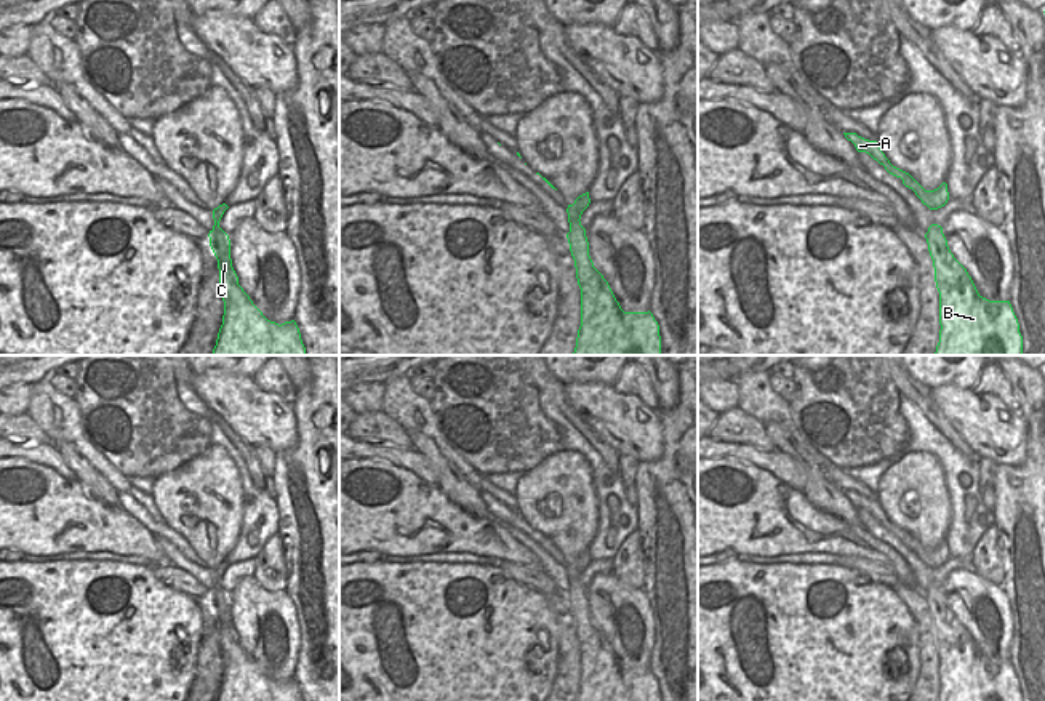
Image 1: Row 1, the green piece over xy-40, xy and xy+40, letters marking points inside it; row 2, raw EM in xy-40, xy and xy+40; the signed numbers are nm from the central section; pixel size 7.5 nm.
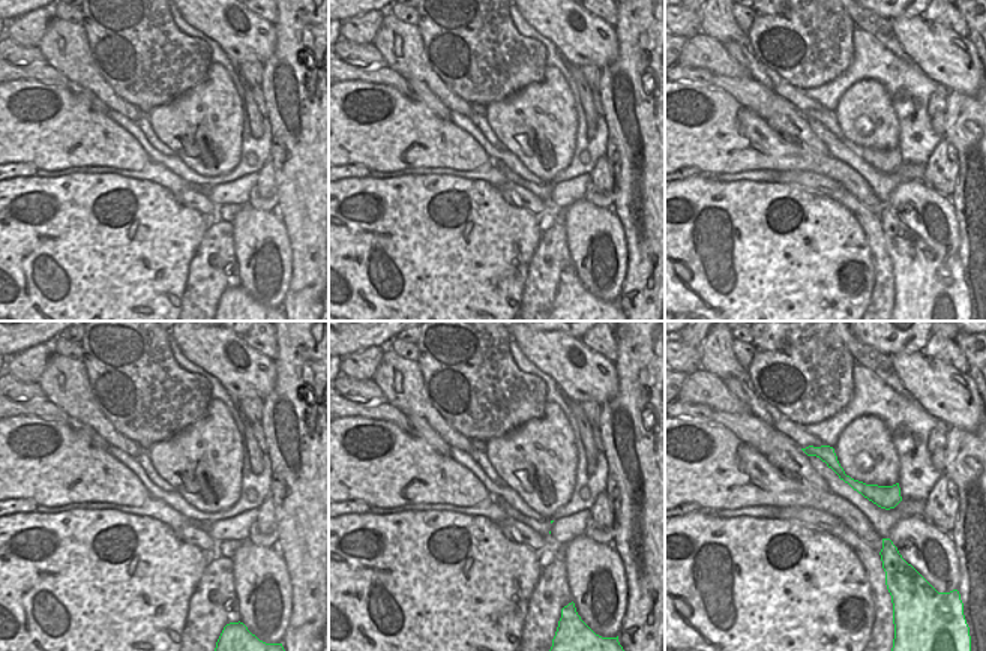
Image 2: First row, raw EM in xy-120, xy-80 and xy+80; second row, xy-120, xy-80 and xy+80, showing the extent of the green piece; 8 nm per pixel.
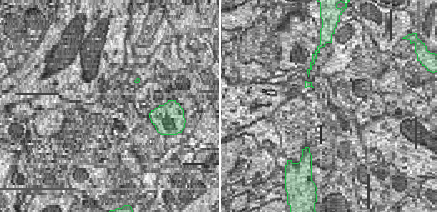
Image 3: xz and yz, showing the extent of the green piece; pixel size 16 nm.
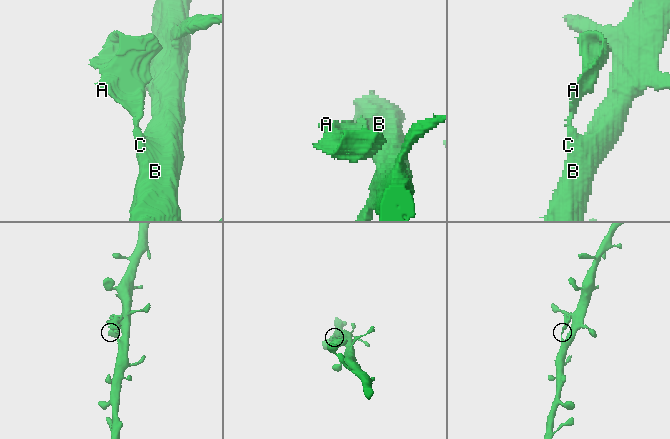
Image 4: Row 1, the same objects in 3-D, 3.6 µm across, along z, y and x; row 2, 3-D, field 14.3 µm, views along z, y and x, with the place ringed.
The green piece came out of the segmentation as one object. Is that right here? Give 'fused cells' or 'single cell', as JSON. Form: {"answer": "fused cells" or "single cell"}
{"answer": "fused cells"}

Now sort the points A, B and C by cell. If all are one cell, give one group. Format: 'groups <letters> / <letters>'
groups A / B C

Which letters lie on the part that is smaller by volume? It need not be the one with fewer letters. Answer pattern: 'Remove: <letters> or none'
Remove: A

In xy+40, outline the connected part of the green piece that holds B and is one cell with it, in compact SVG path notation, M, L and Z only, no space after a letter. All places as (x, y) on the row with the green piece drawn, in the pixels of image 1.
M931 224L925 234L939 291L939 342L935 355L1023 355L1023 336L1010 301L983 298L967 269L954 258L943 227Z

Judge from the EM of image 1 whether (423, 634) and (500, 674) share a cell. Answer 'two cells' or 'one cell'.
one cell

